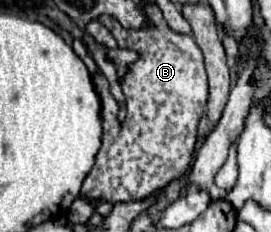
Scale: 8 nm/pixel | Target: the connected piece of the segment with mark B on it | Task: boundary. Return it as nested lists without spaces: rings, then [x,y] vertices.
[[[159,21],[155,27],[149,27],[149,29],[139,29],[135,31],[135,51],[141,53],[139,61],[137,63],[131,63],[129,69],[125,71],[123,75],[123,81],[121,81],[121,89],[125,93],[125,99],[127,99],[127,117],[121,123],[117,123],[117,103],[113,101],[113,97],[109,93],[101,95],[101,115],[103,115],[103,145],[97,153],[97,161],[91,169],[91,173],[87,175],[87,179],[83,181],[83,187],[81,187],[81,195],[83,199],[103,199],[103,201],[109,201],[109,203],[119,203],[119,201],[135,201],[135,199],[143,199],[145,195],[157,191],[157,189],[163,189],[171,179],[177,179],[181,177],[189,163],[191,163],[191,155],[193,155],[193,149],[195,149],[195,143],[197,143],[197,125],[199,125],[199,119],[205,111],[205,105],[207,105],[207,73],[205,73],[205,65],[203,65],[203,53],[201,49],[197,47],[197,43],[193,41],[193,37],[189,35],[177,35],[173,33],[165,21]]]

